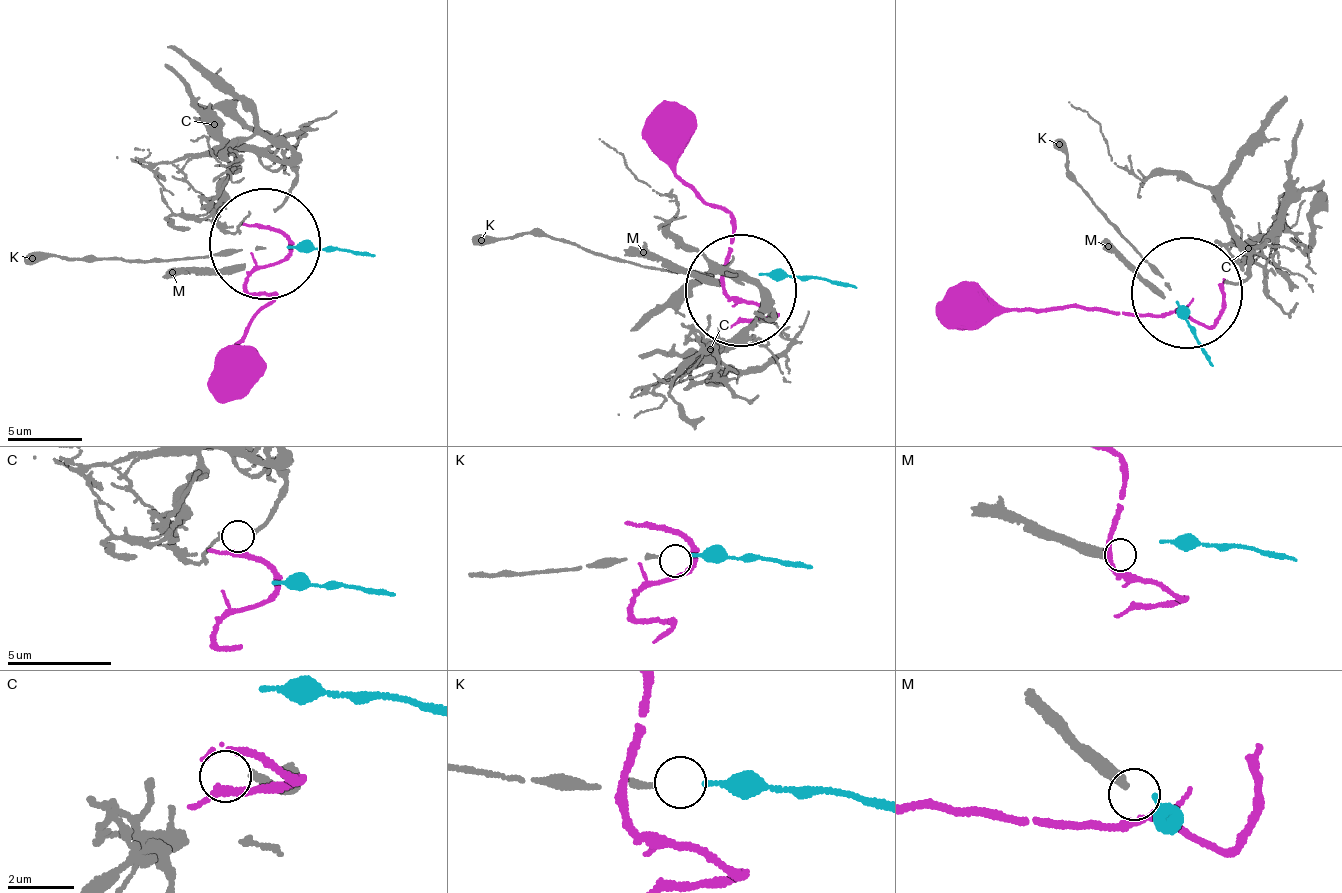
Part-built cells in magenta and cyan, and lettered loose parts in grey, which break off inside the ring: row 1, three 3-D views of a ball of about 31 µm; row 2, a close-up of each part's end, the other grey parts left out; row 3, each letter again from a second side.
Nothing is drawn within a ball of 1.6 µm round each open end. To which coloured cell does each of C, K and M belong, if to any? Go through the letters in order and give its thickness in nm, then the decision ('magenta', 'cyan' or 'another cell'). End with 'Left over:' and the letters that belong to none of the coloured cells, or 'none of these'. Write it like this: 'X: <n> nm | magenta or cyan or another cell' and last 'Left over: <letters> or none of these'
C: 200 nm | magenta
K: 170 nm | cyan
M: 360 nm | another cell
Left over: M

